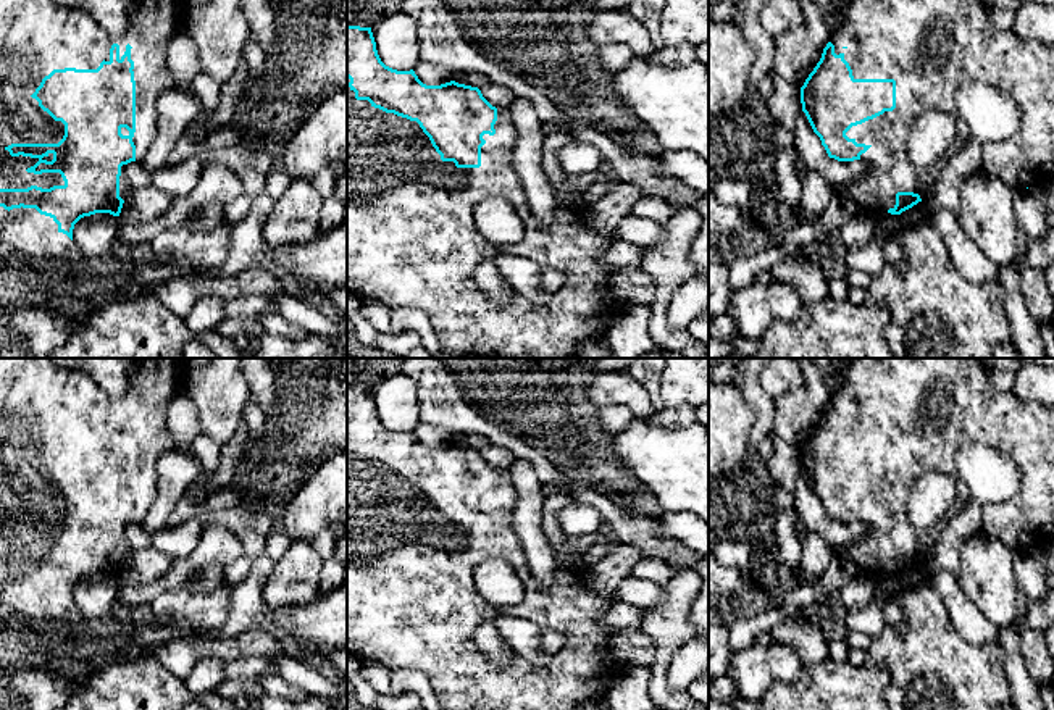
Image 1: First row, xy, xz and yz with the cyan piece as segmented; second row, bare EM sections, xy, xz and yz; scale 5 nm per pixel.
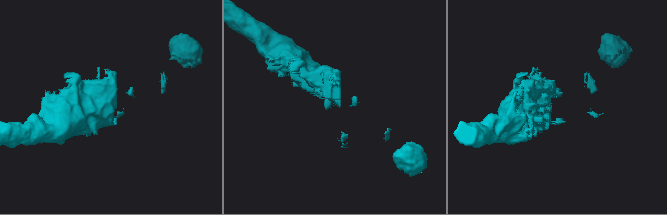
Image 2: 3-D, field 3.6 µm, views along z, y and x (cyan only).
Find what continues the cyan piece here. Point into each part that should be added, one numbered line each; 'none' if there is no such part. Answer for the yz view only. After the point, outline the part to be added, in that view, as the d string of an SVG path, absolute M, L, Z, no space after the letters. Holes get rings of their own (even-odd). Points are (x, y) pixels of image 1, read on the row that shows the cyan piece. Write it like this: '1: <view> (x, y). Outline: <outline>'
1: yz (930, 47). Outline: M851 0L841 29L831 34L830 42L836 55L844 55L854 79L896 81L896 108L846 132L849 139L870 147L860 155L870 165L867 174L846 187L862 213L888 213L896 205L897 192L928 198L944 161L928 168L914 166L906 150L909 134L925 111L938 110L956 123L951 153L964 148L970 132L957 113L956 95L970 81L1002 90L1020 108L1020 127L1014 137L981 145L981 171L1014 190L1041 189L1054 178L1054 44L996 27L981 0Z

